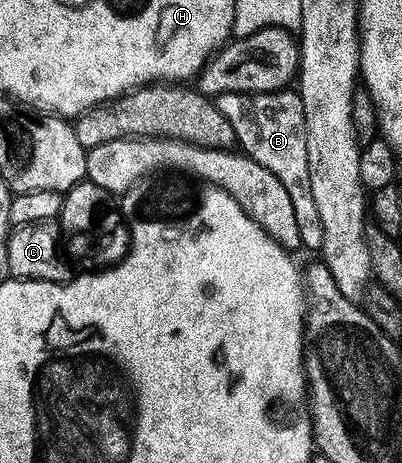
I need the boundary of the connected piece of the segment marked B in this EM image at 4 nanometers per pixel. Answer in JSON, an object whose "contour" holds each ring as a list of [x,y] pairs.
{"contour":[[[284,90],[281,92],[226,92],[220,96],[214,97],[217,110],[221,110],[221,114],[225,114],[225,118],[229,122],[229,126],[233,126],[233,134],[238,147],[241,149],[242,155],[253,158],[253,162],[257,162],[261,166],[265,166],[265,170],[269,170],[269,174],[273,174],[277,178],[277,182],[281,182],[281,186],[285,186],[289,199],[293,201],[293,210],[297,217],[297,227],[301,233],[303,248],[306,251],[318,253],[325,242],[325,225],[321,223],[321,213],[317,210],[317,201],[313,199],[313,186],[309,182],[309,146],[307,145],[307,131],[305,130],[305,110],[303,103],[299,97],[298,91]]]}

